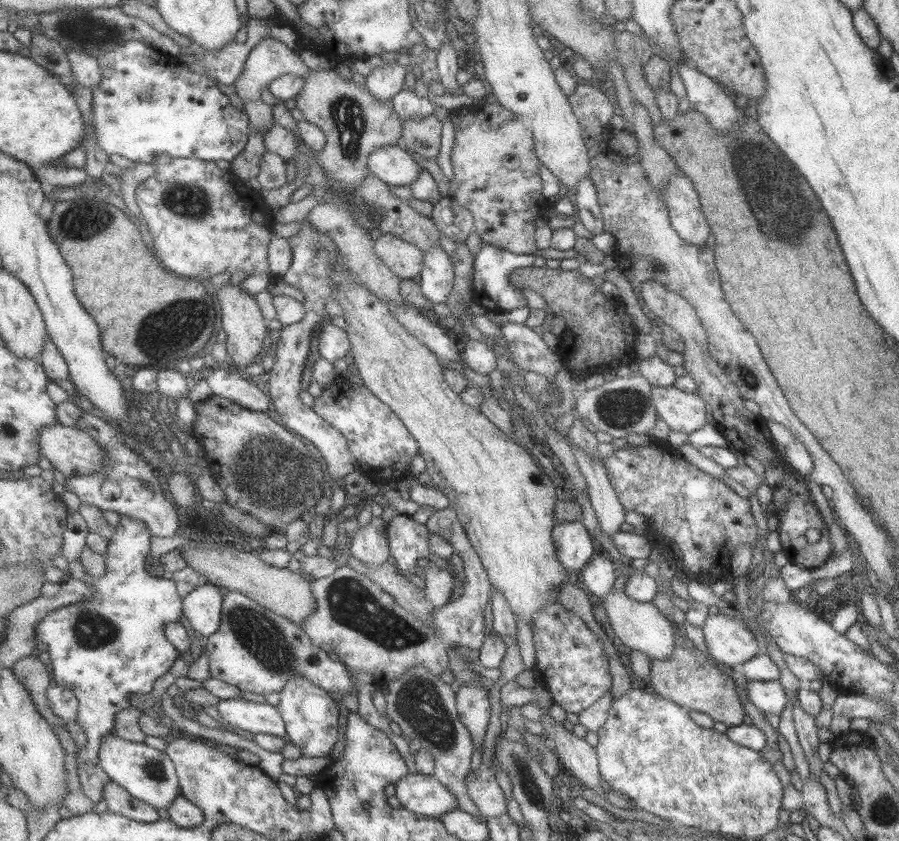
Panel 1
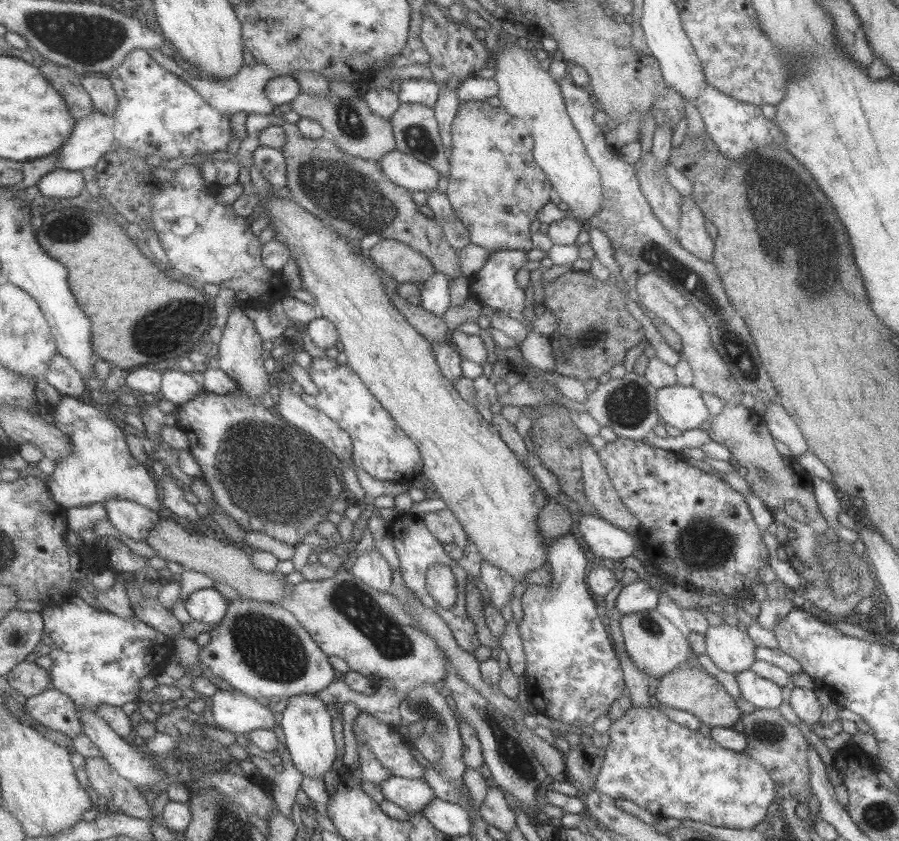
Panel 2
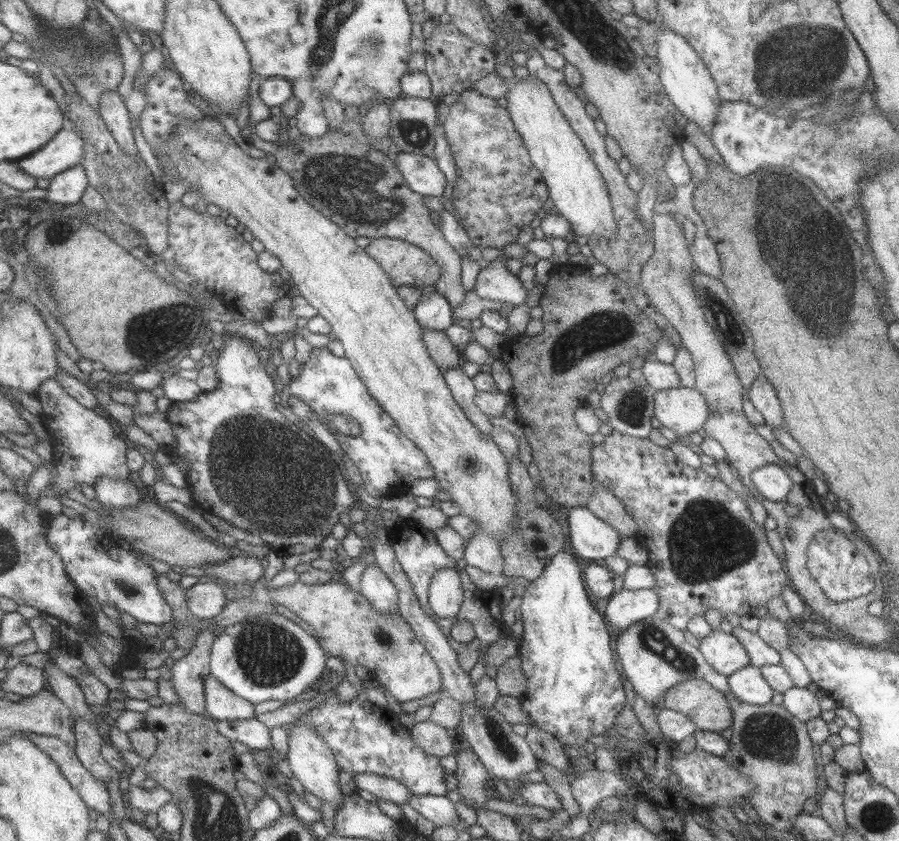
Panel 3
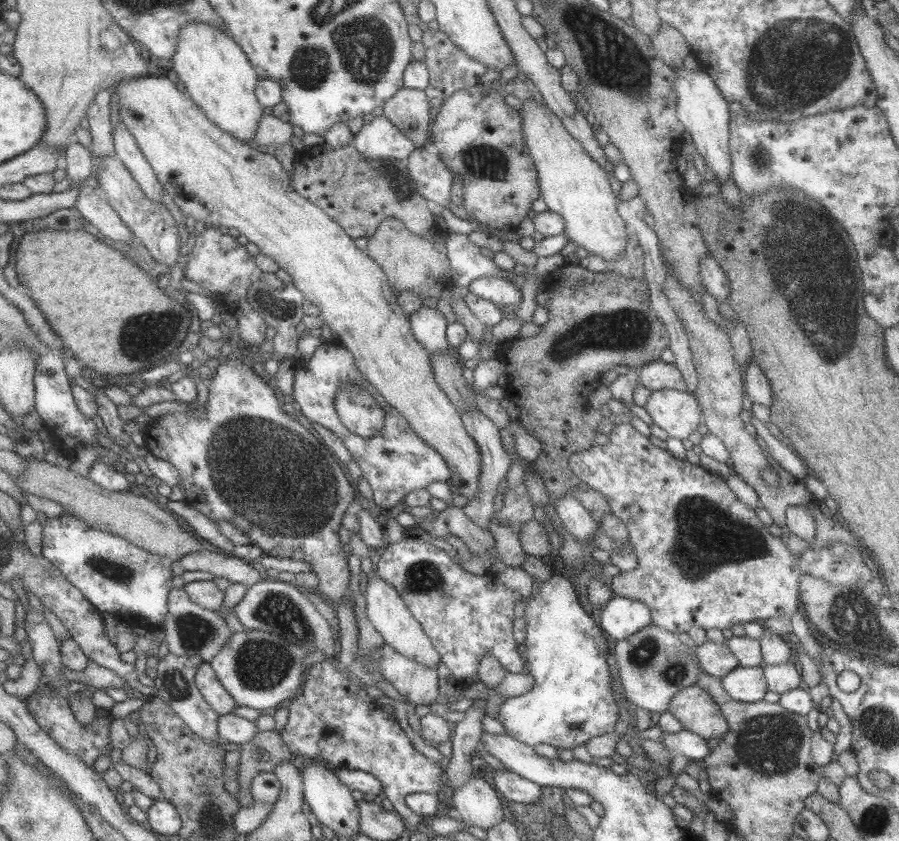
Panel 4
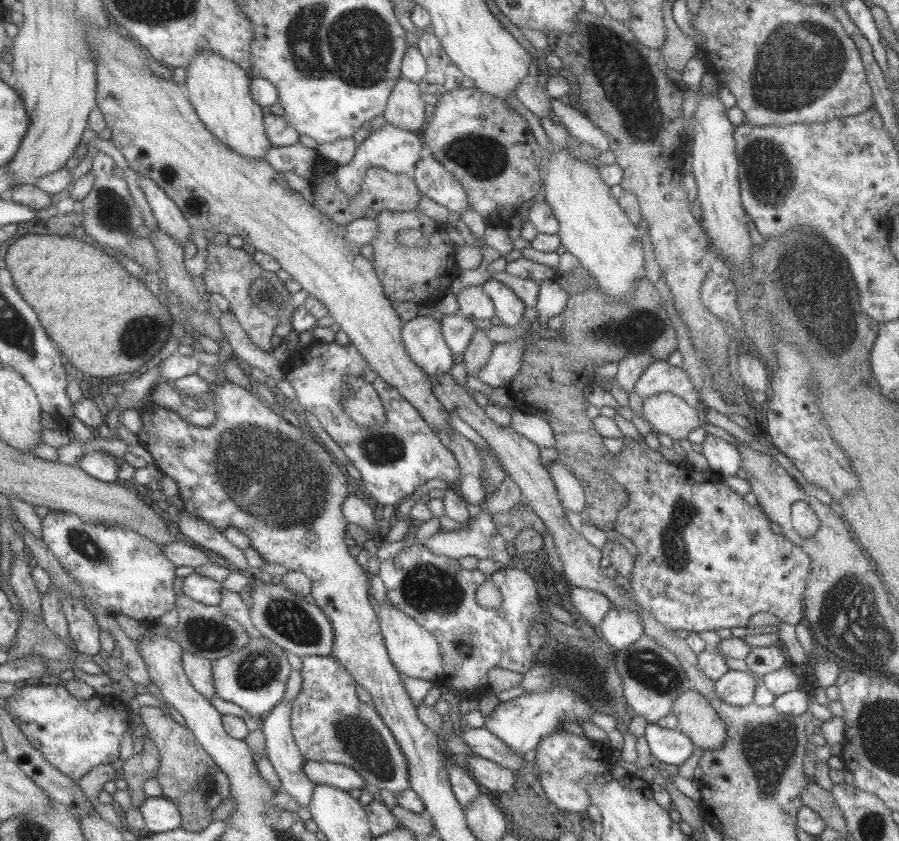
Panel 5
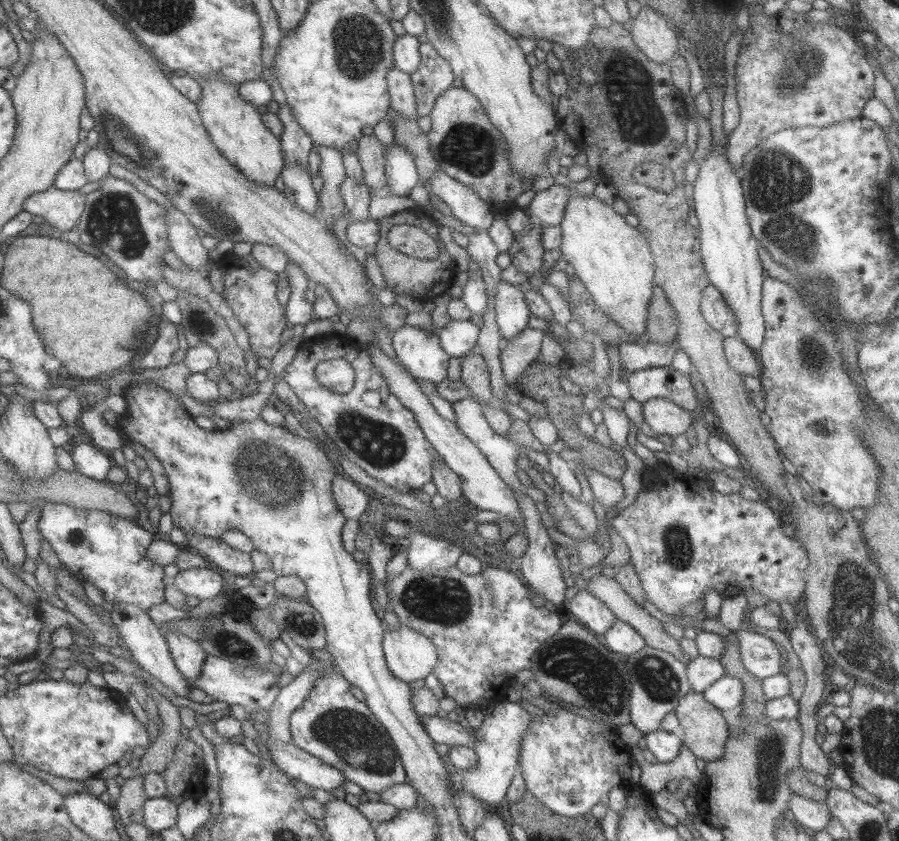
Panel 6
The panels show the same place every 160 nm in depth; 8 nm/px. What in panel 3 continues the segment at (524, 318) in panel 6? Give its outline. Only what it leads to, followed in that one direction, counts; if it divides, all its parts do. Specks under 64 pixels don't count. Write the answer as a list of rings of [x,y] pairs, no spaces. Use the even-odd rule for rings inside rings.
[[[500,255],[489,261],[488,267],[480,269],[472,291],[479,298],[500,302],[506,308],[521,306],[526,302],[529,287],[507,271],[503,266],[503,259],[505,257]]]

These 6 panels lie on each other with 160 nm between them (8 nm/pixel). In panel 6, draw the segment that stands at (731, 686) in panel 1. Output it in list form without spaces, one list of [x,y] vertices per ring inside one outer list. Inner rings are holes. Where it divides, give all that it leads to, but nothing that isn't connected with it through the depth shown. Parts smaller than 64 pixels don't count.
[[[691,690],[679,699],[673,712],[682,728],[682,742],[696,758],[721,758],[729,731],[718,708],[709,704],[702,693]]]

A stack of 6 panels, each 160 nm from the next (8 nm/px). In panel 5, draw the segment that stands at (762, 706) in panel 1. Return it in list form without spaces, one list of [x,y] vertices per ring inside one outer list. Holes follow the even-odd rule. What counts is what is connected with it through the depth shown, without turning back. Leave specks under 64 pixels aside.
[[[728,670],[714,681],[713,692],[719,700],[731,706],[752,703],[755,682],[745,671]]]

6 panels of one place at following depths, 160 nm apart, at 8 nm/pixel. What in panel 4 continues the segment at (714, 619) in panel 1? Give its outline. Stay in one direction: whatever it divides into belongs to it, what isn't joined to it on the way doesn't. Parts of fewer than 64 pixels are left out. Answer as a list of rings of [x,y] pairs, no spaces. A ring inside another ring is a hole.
[[[725,640],[720,644],[706,641],[694,648],[694,652],[700,668],[718,679],[738,666],[737,659],[729,651]]]

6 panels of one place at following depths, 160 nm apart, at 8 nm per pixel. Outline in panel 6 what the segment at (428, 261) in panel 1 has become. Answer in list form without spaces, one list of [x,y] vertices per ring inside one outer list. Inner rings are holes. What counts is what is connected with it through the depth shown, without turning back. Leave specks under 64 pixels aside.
[[[403,324],[390,333],[390,339],[399,364],[413,378],[436,384],[446,377],[450,356],[441,348],[435,334],[421,326]]]

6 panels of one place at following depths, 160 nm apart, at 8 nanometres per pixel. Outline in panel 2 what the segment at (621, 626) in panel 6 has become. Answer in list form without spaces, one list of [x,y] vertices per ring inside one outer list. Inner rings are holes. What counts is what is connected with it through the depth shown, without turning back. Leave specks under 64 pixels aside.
[[[638,580],[622,588],[614,606],[620,615],[649,610],[657,606],[657,595],[645,581]]]

